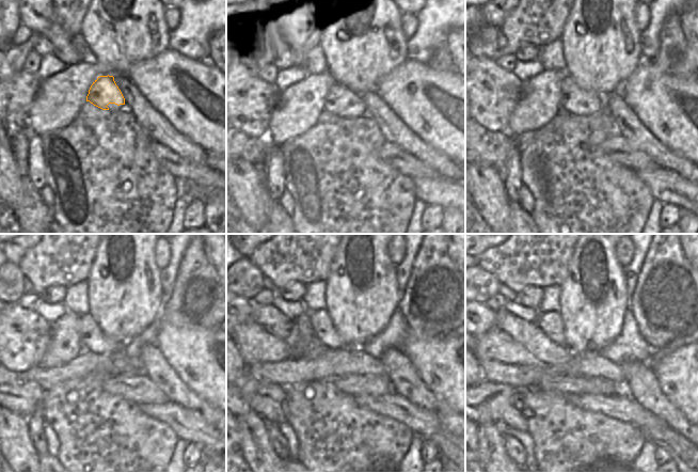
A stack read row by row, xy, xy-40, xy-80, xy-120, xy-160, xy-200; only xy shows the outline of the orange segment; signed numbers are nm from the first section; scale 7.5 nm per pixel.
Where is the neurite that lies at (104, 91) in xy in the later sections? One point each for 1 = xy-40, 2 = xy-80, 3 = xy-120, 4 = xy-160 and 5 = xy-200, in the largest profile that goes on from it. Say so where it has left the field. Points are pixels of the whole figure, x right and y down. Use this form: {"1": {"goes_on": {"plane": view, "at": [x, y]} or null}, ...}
{"1": {"goes_on": {"plane": "xy-40", "at": [338, 96]}}, "2": {"goes_on": {"plane": "xy-80", "at": [573, 99]}}, "3": {"goes_on": {"plane": "xy-120", "at": [92, 339]}}, "4": {"goes_on": {"plane": "xy-160", "at": [324, 331]}}, "5": {"goes_on": {"plane": "xy-200", "at": [551, 324]}}}

